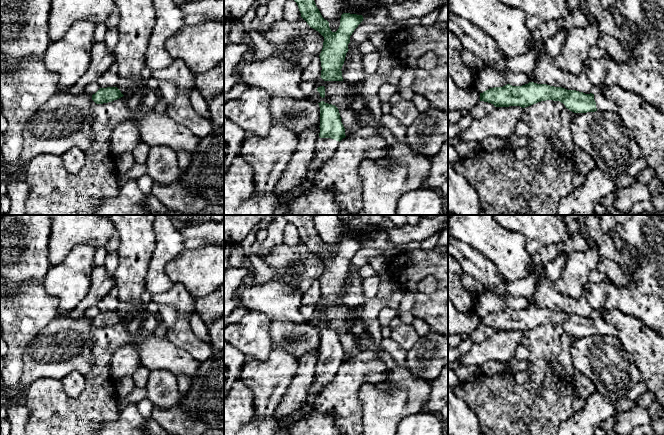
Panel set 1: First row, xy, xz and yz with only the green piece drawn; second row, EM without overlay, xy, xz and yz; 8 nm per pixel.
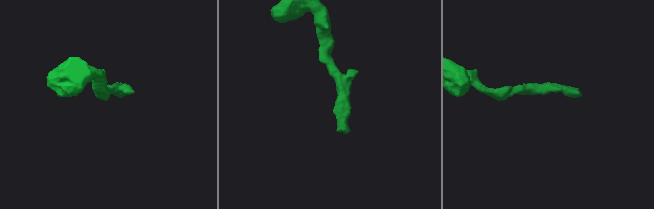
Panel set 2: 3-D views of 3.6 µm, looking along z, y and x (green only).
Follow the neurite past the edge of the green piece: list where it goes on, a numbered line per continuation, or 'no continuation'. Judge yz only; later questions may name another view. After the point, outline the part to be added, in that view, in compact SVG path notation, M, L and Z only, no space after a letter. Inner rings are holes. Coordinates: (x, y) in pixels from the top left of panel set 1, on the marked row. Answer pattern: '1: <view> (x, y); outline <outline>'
1: yz (603, 104); outline M603 93L594 94L594 100L596 102L596 108L599 111L617 112L617 107L613 101L606 98Z

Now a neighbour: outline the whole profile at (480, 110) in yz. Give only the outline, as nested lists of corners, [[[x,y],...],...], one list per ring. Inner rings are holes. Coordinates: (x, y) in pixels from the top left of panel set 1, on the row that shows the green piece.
[[[479,101],[468,112],[473,120],[481,120],[488,114],[492,113],[496,107],[488,102]]]

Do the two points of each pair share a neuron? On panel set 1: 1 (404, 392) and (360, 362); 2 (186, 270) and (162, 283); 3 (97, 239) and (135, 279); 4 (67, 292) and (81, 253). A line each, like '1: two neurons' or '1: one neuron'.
1: two neurons
2: two neurons
3: two neurons
4: one neuron

